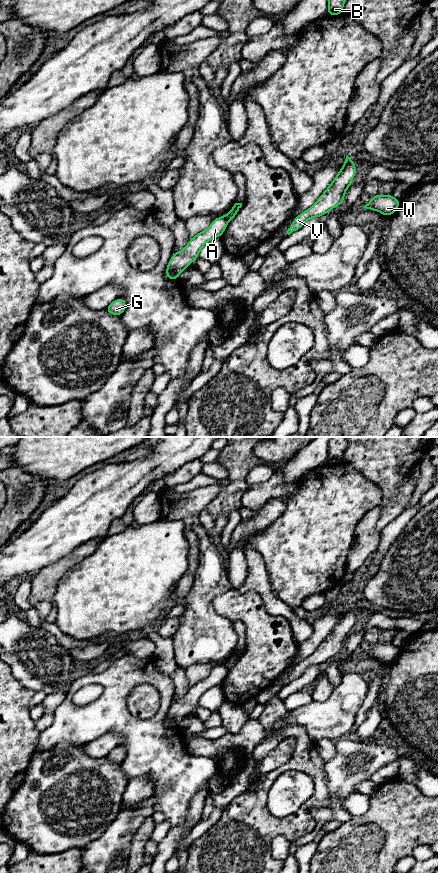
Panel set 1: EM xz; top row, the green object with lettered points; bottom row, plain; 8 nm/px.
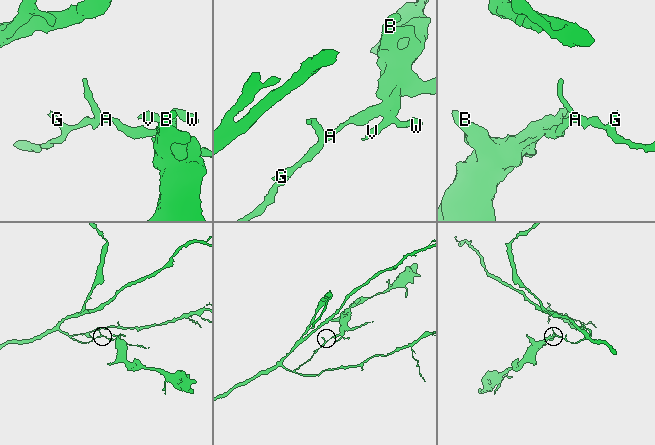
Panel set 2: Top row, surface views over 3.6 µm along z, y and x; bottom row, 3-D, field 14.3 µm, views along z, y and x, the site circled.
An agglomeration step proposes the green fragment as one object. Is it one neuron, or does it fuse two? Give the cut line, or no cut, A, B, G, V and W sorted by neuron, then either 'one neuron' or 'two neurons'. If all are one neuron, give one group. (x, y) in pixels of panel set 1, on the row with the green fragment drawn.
xz (224, 216), (228, 221) | A G / B V W | two neurons

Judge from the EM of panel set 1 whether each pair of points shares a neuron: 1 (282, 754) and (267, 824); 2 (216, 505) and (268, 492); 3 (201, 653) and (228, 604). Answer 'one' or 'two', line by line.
1: two
2: two
3: two

